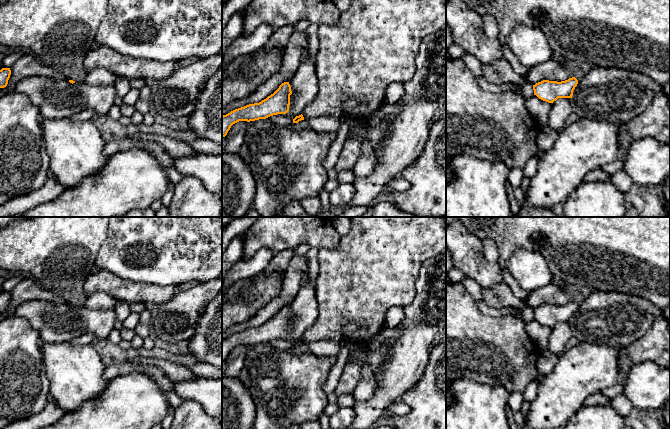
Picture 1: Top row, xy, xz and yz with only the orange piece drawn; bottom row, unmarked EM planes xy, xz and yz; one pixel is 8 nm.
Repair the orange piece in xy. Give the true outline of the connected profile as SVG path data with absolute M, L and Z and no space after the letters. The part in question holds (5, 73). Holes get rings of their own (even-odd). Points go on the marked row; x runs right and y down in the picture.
M2 68L0 70L0 88L4 88L7 86L10 75L11 75L10 68Z

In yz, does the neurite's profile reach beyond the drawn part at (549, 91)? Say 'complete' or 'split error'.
complete

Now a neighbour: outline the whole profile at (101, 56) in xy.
M97 45L84 57L86 73L96 68L105 68L116 76L131 79L153 79L155 81L168 78L177 64L173 61L158 62L144 58L133 58Z

